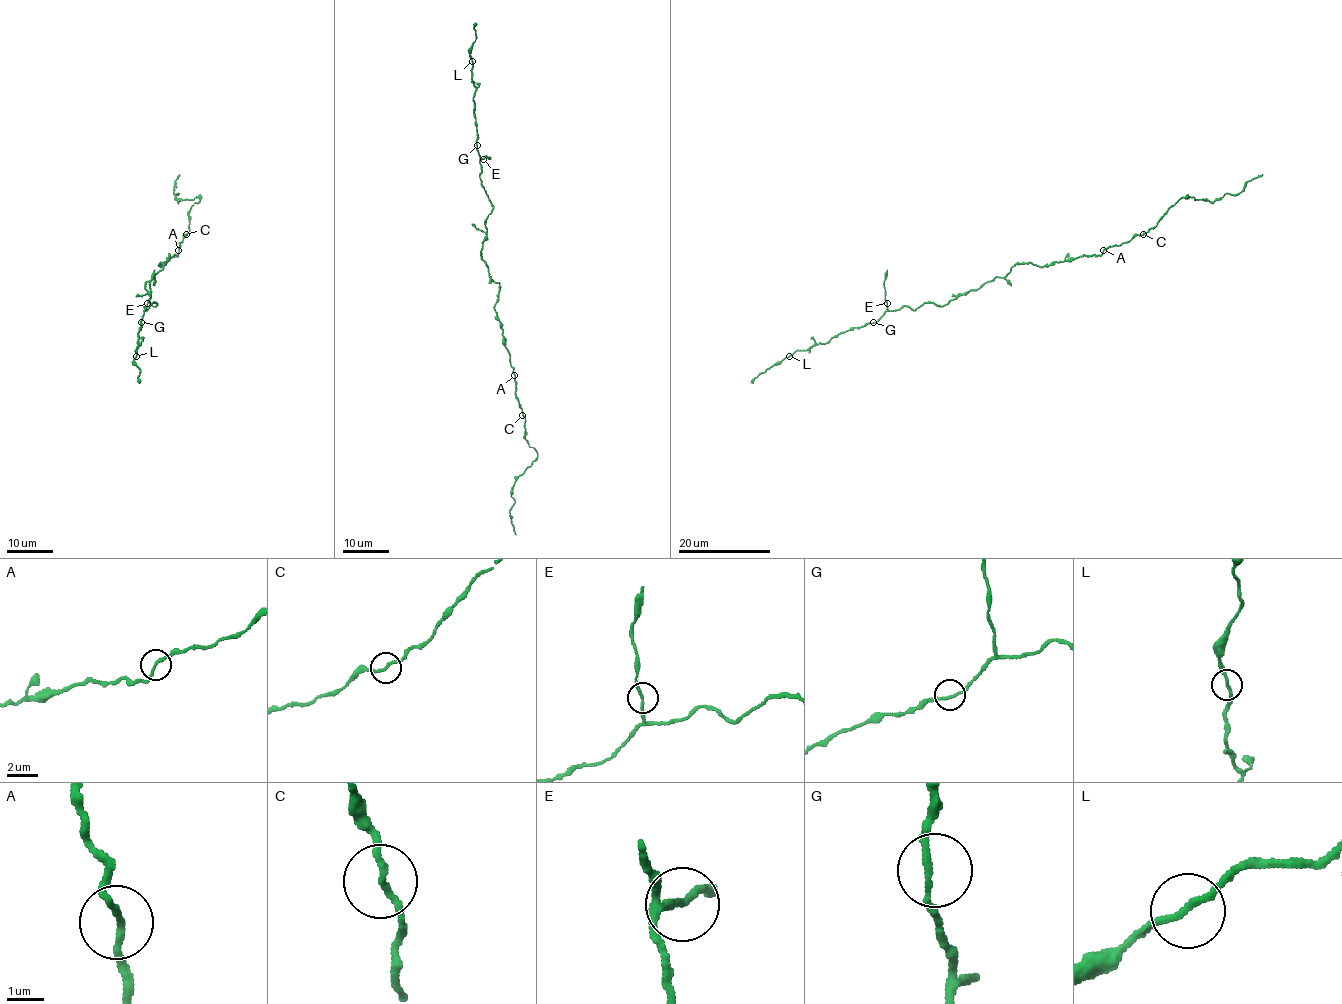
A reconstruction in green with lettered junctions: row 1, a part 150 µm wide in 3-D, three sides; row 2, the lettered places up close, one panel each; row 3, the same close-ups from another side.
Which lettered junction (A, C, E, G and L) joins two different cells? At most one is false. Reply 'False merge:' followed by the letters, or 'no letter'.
False merge: no letter

